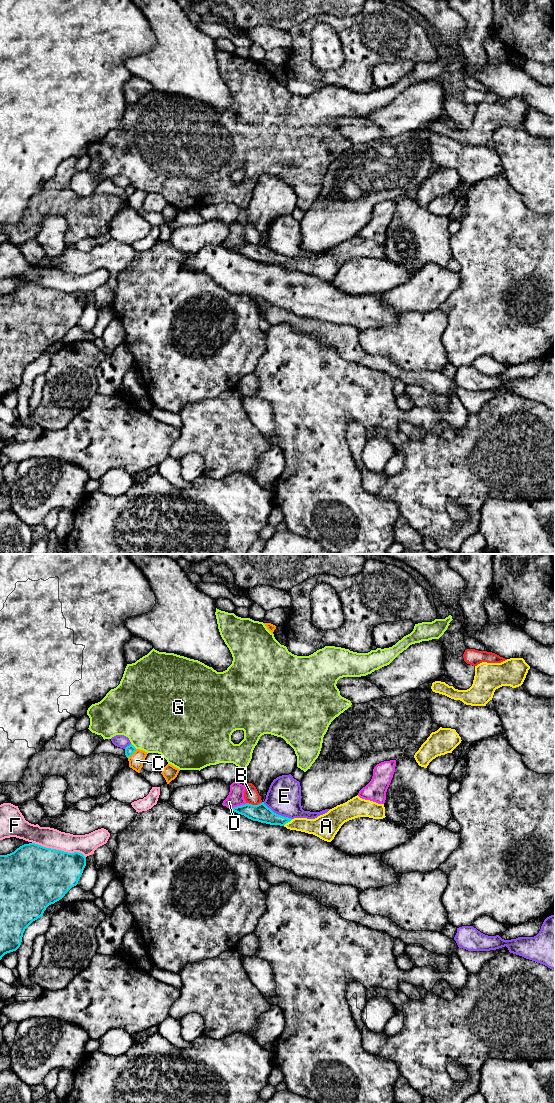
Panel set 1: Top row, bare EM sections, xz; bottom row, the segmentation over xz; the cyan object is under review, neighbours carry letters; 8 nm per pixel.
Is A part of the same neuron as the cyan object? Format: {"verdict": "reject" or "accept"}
{"verdict": "accept"}

